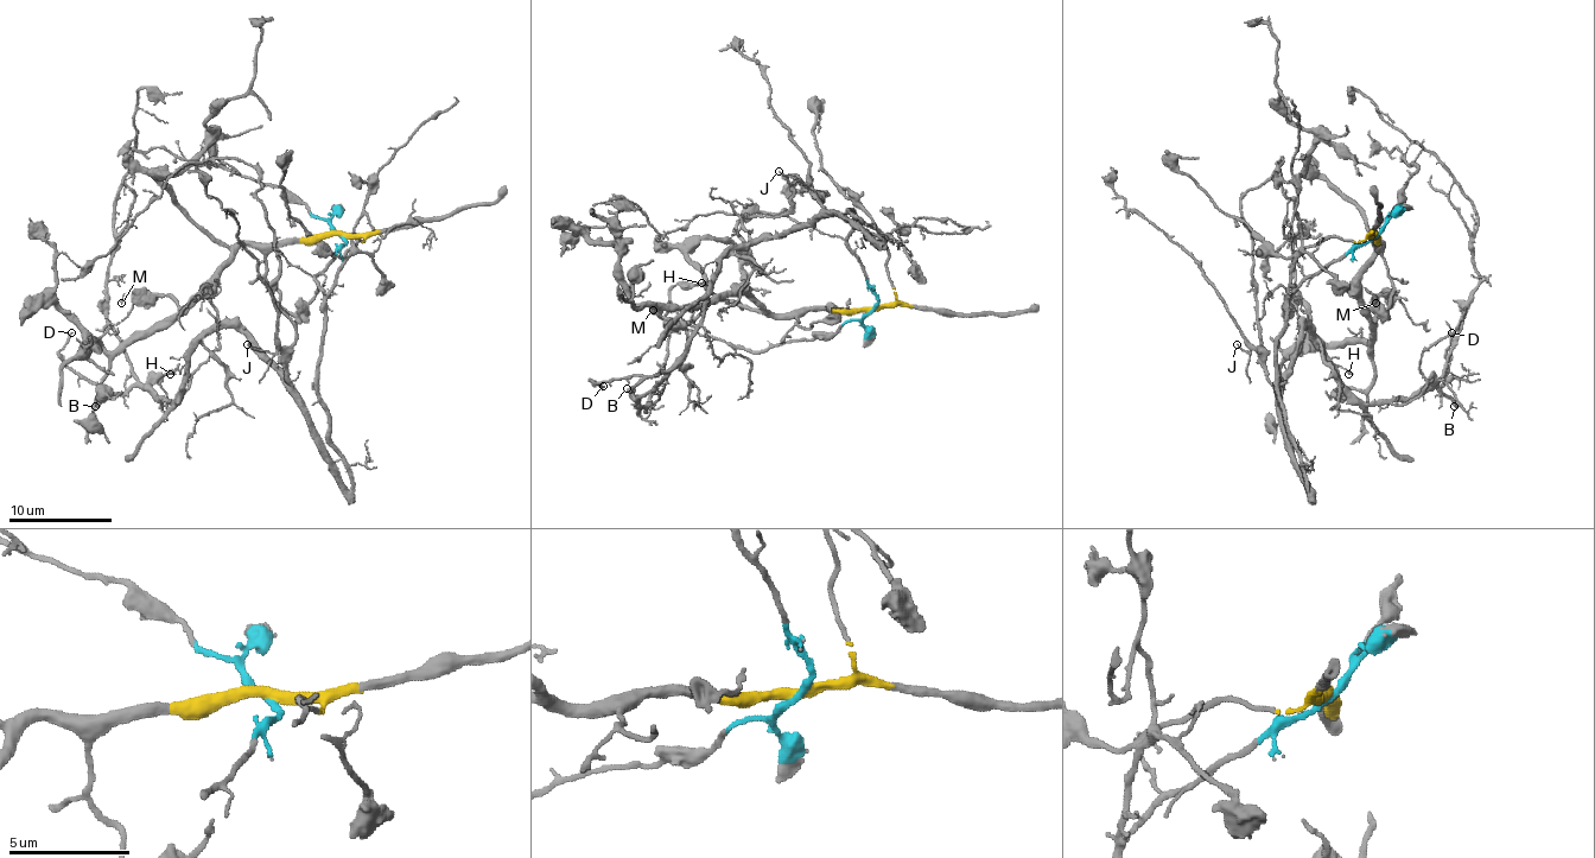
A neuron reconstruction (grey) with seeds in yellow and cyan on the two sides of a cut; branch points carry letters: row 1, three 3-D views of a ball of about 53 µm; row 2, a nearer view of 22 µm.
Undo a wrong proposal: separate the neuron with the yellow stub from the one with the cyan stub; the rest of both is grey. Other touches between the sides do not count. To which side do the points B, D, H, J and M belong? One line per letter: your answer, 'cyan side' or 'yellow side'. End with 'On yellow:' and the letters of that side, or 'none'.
B: cyan side
D: cyan side
H: cyan side
J: cyan side
M: yellow side
On yellow: M

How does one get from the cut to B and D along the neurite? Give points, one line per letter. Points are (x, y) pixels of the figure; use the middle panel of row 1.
B: (871, 310), (874, 288), (847, 245), (851, 211), (860, 222), (820, 214), (724, 258), (688, 348), (627, 389)
D: (871, 310), (847, 245), (851, 211), (860, 222), (820, 214), (742, 242), (688, 348), (603, 387)

